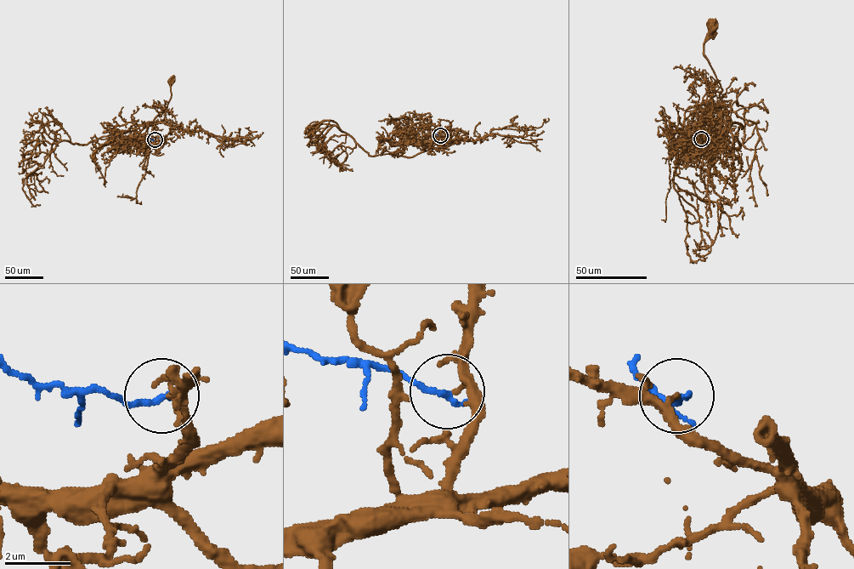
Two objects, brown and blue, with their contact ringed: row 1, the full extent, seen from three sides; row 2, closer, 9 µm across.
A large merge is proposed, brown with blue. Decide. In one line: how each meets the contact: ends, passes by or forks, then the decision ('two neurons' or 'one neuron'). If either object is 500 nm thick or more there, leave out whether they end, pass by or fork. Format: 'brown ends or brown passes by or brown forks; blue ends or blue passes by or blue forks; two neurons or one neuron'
brown passes by; blue ends; one neuron

